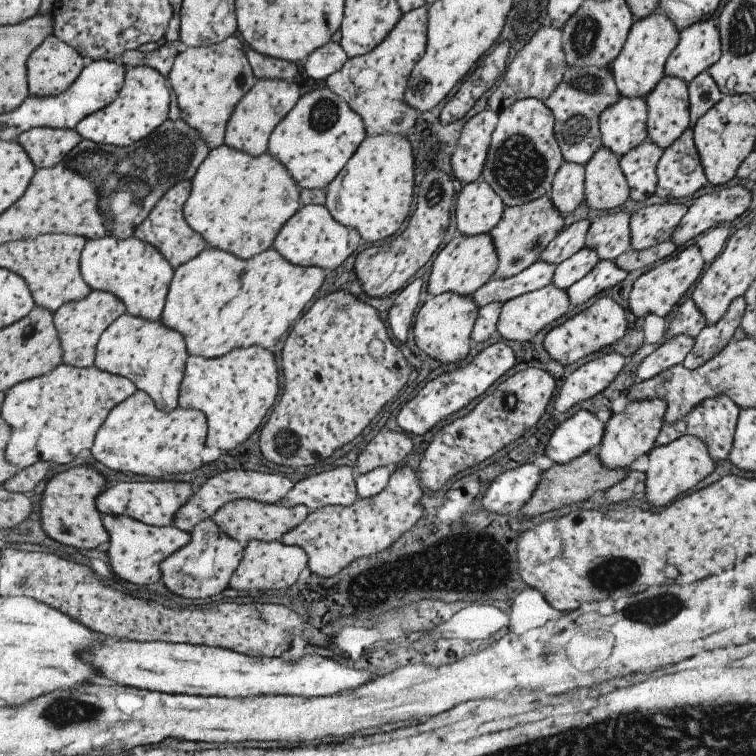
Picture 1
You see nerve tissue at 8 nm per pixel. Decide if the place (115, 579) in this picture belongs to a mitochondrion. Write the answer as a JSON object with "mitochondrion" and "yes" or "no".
{"mitochondrion":"no"}

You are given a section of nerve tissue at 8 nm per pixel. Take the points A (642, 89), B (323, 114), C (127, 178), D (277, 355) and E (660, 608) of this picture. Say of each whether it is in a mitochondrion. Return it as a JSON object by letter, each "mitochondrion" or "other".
{"A":"other","B":"mitochondrion","C":"mitochondrion","D":"other","E":"mitochondrion"}

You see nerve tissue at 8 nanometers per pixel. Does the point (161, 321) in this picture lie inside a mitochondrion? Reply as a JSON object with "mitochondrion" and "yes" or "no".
{"mitochondrion":"no"}

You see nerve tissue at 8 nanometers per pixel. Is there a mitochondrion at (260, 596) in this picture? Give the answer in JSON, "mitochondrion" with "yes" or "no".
{"mitochondrion":"no"}

